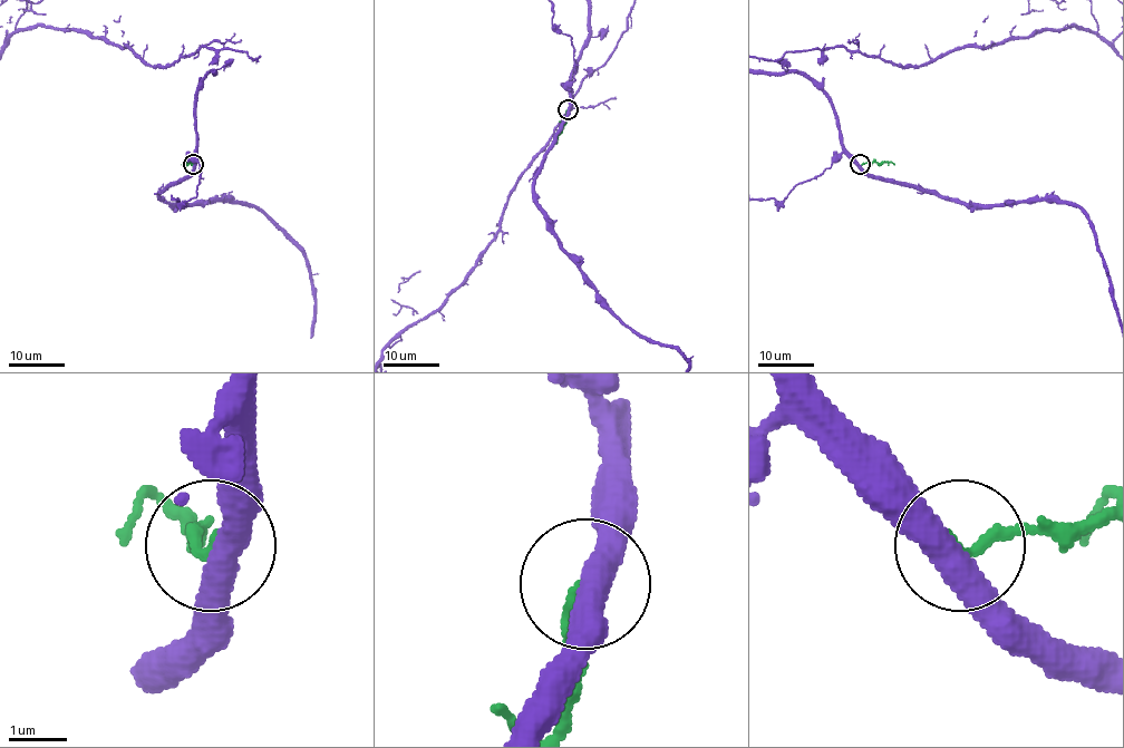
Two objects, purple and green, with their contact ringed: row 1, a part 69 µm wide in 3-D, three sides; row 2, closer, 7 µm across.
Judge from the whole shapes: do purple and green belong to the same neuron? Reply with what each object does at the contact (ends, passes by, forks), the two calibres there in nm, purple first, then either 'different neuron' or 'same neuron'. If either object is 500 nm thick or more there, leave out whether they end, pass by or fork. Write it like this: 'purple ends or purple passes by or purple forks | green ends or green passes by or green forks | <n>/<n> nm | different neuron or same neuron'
purple passes by | green ends | 440/200 nm | different neuron

